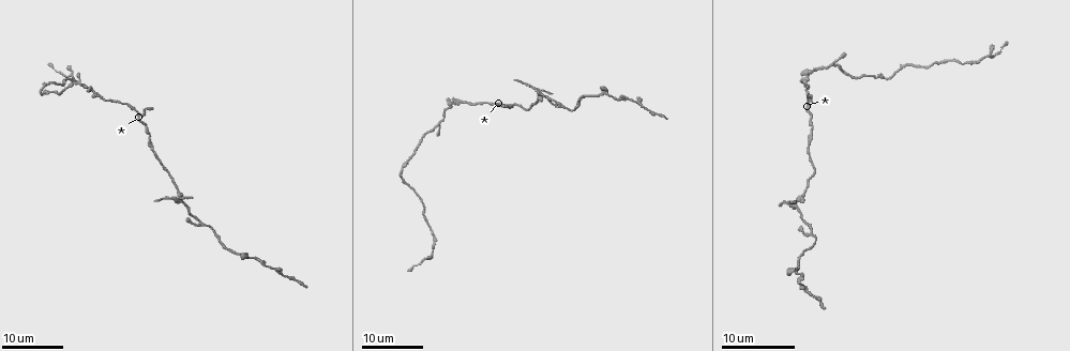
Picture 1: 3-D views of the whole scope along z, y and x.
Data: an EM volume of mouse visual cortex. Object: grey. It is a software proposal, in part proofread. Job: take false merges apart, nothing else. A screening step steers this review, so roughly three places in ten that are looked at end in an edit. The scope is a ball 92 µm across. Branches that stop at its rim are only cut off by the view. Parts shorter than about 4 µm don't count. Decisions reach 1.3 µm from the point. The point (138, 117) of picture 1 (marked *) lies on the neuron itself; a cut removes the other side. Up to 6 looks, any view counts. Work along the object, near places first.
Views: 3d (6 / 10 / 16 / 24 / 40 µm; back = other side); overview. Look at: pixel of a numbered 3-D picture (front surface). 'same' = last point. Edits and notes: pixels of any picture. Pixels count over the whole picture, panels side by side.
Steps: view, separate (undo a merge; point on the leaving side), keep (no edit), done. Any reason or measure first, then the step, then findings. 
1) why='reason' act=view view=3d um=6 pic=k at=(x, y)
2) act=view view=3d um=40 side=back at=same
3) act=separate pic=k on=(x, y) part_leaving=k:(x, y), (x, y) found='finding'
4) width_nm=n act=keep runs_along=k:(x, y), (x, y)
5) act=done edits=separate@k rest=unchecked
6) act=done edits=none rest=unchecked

why='calibre changes' act=view view=3d um=16 pic=1 at=(813, 242)

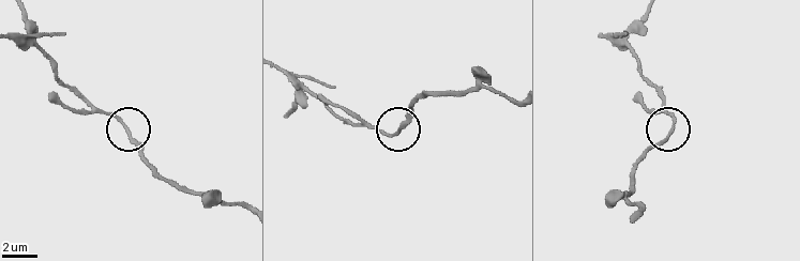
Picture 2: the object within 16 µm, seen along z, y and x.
act=view view=3d um=10 pic=2 at=(395, 132)

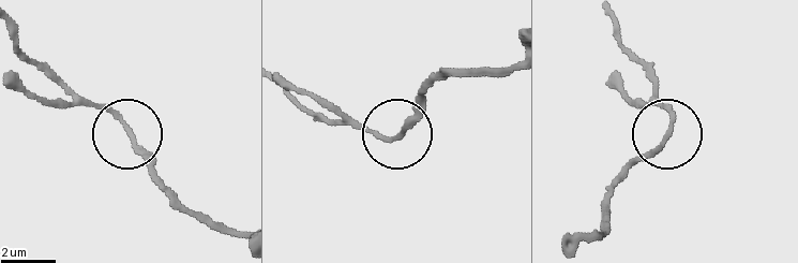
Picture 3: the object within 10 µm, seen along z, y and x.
act=keep runs_along=3:(611, 16), (647, 71), (671, 127), (606, 193) found='all the same neuron'

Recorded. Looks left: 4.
act=view view=3d um=24 pic=1 at=(273, 270)

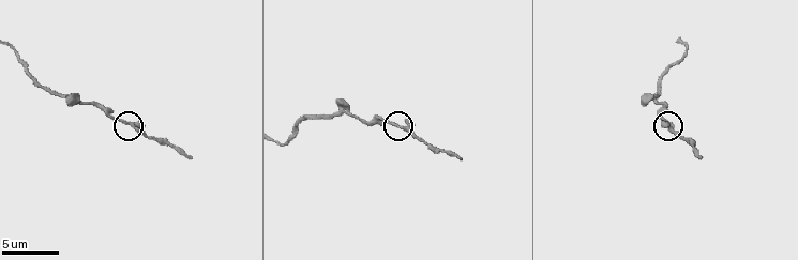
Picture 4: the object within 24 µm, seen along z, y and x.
act=view view=3d um=6 pic=4 at=(129, 123)

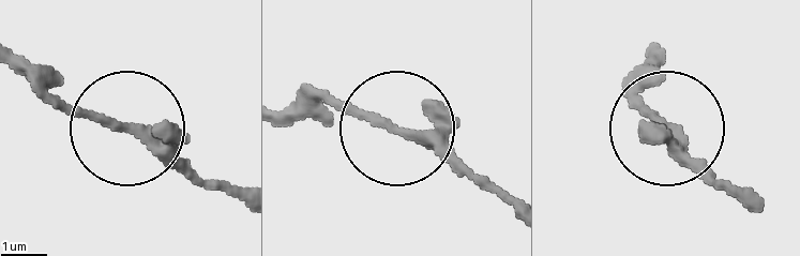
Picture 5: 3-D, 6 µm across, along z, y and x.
act=keep runs_along=5:(18, 62), (76, 108), (146, 132), (199, 181) found='one neuron here'

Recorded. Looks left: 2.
why='thin arm on a thick one' act=view view=3d um=16 pic=1 at=(542, 94)

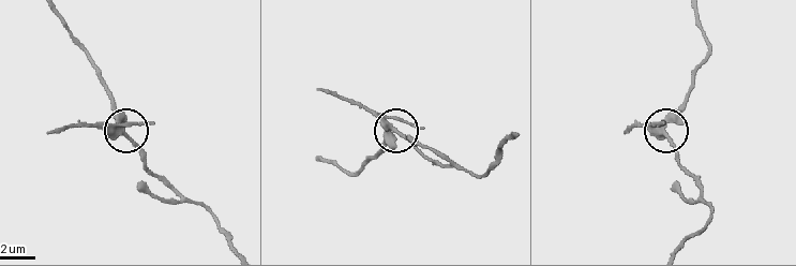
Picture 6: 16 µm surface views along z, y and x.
act=view view=3d um=10 pic=6 at=(662, 132)

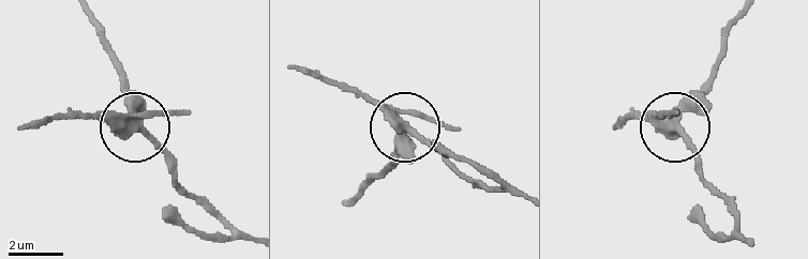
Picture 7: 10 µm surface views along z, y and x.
width_nm=290 act=separate pic=7 on=(100, 121) part_leaving=7:(131, 122), (57, 116), (17, 130) found='a second neuron is stuck on'

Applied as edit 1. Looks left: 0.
act=done edits=separate@7 rest=unchecked

